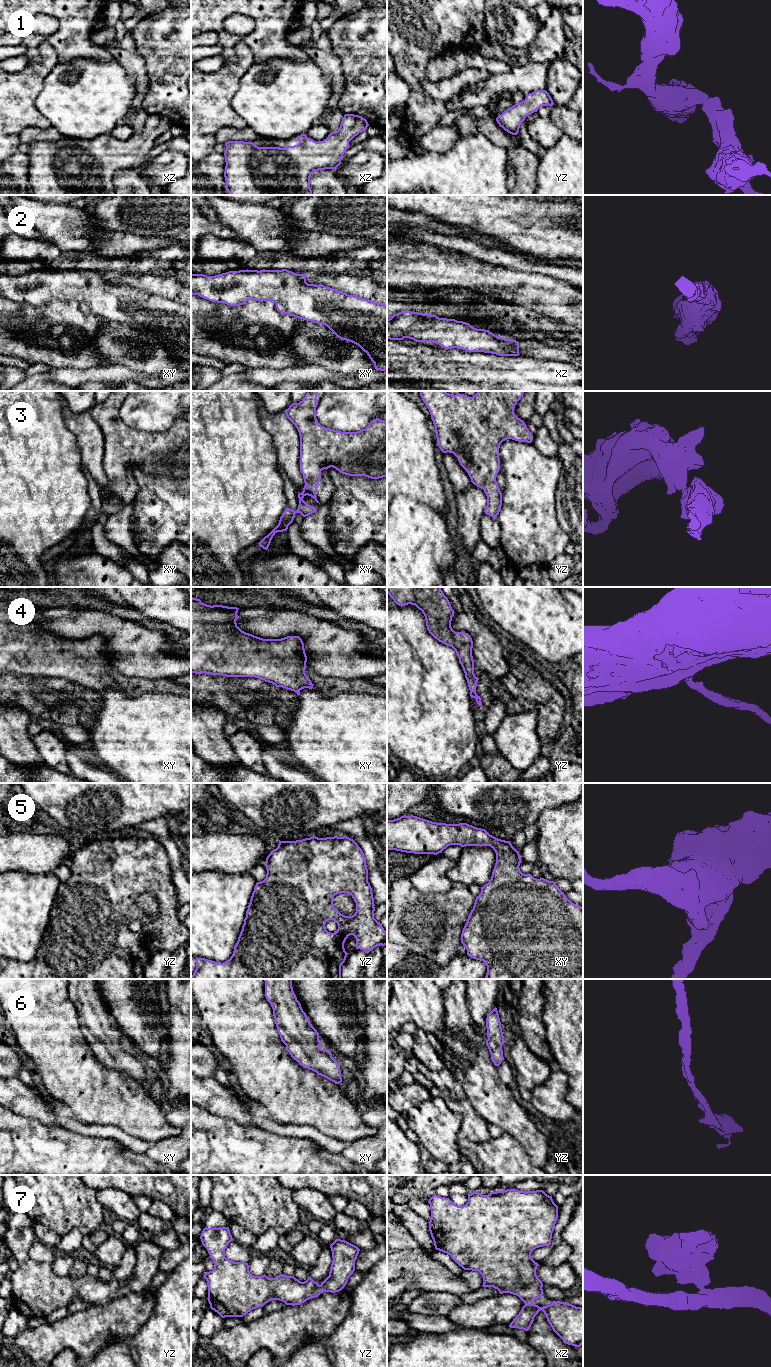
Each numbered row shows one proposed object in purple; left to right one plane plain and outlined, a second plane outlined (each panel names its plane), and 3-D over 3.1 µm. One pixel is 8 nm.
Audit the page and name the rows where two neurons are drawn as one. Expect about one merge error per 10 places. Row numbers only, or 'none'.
none

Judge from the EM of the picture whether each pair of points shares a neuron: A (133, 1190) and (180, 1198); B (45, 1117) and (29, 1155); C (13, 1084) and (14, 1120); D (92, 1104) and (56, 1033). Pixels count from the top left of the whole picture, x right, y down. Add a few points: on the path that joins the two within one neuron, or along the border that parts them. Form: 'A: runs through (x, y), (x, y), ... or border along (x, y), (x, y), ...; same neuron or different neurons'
A: runs through (145, 1190), (149, 1190), (158, 1197), (168, 1198); same neuron
B: border along (20, 1116), (34, 1118), (46, 1124), (56, 1126); different neurons
C: border along (10, 1109), (28, 1118); different neurons
D: runs through (85, 1086), (67, 1068), (59, 1051); same neuron

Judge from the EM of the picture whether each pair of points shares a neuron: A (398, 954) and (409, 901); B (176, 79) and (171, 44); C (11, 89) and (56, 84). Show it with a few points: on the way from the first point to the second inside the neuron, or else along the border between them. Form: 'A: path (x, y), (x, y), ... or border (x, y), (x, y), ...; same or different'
A: border (397, 943), (401, 944), (409, 952); different
B: path (172, 70), (172, 53); same
C: border (55, 66), (45, 78), (35, 100), (37, 109); different

